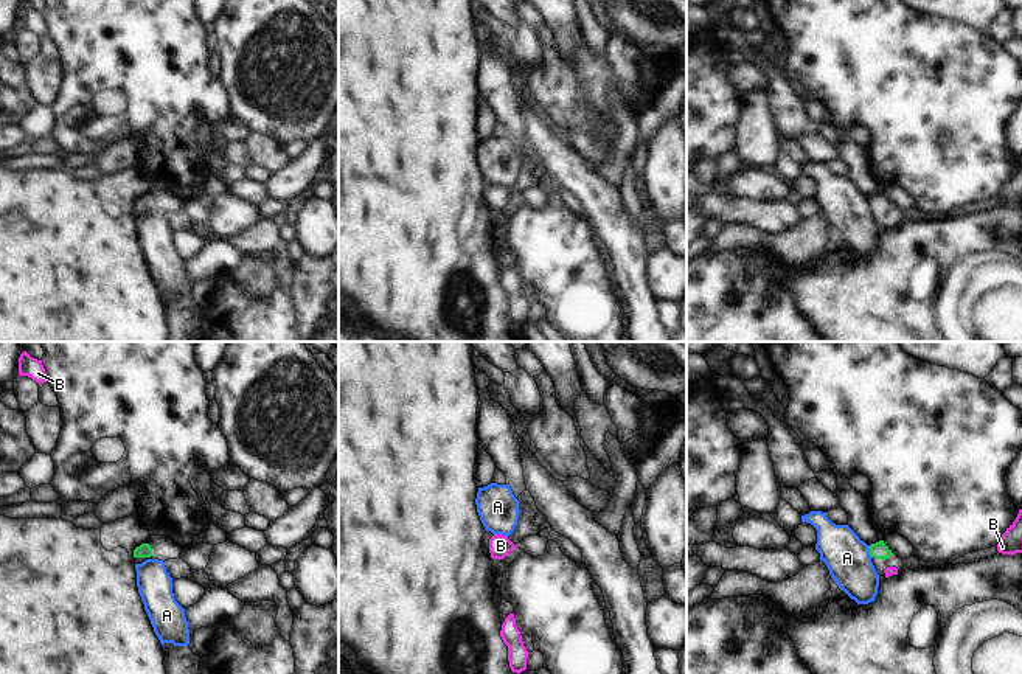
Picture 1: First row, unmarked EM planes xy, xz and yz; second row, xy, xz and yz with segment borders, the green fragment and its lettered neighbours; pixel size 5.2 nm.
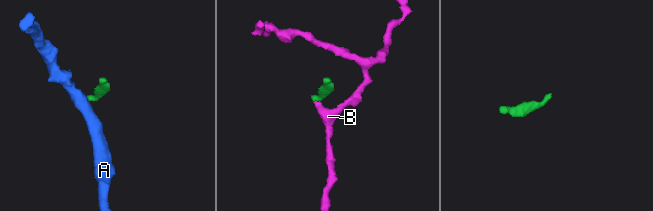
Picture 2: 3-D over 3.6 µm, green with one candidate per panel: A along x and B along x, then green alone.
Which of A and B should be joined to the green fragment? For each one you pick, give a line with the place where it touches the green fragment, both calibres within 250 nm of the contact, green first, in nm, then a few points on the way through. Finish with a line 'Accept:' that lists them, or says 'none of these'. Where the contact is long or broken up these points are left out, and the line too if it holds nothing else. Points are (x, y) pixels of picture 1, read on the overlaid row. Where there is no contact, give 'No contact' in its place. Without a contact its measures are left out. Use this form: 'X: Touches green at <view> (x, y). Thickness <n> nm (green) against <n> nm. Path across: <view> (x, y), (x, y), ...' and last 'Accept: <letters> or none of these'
B: Touches green at yz (890, 556). Thickness 90 nm (green) against 20 nm. Path across: yz (879, 550), (890, 556), (893, 555)
Accept: B.

